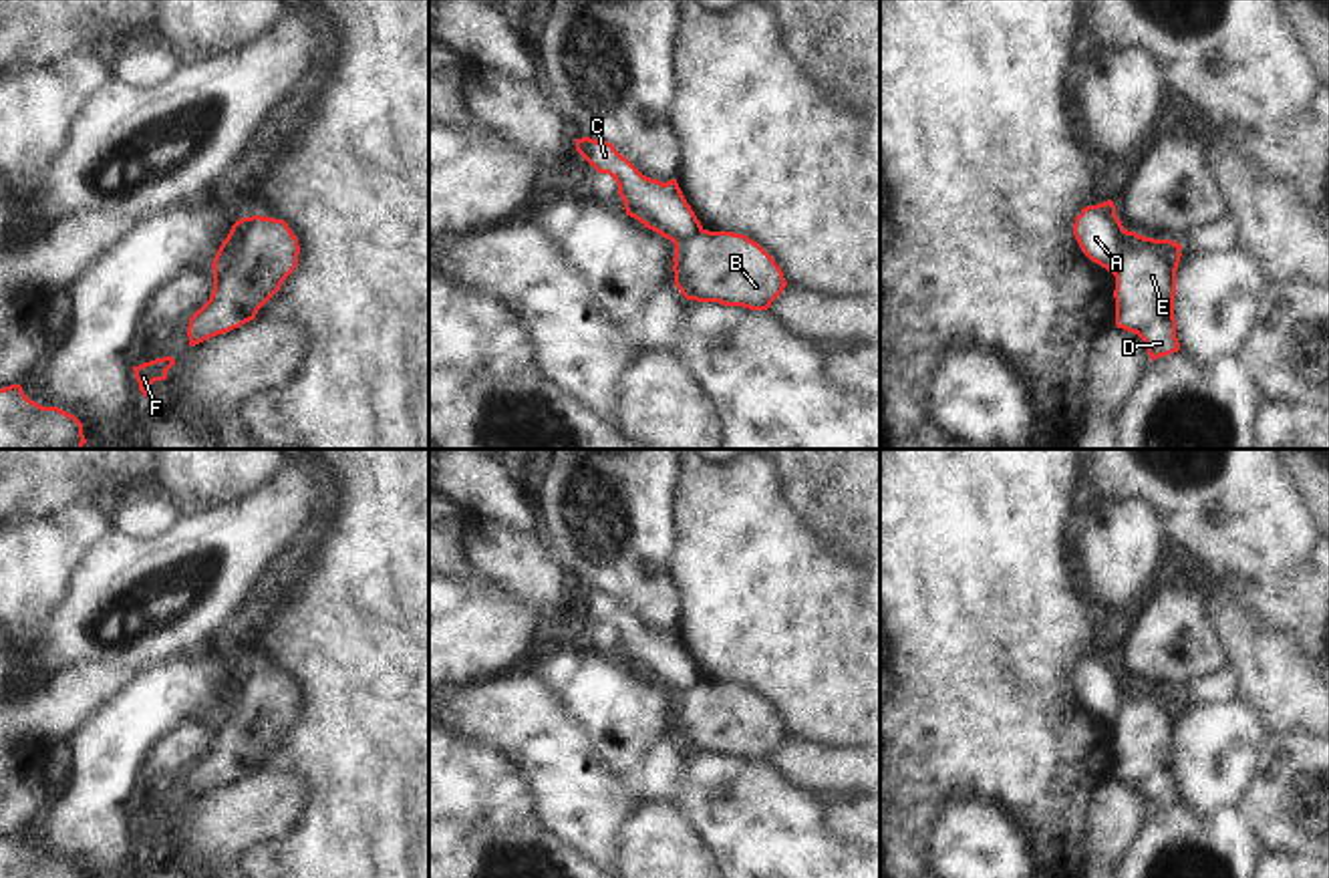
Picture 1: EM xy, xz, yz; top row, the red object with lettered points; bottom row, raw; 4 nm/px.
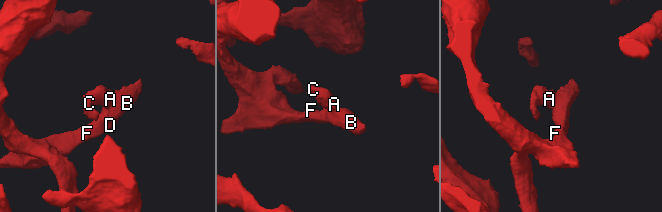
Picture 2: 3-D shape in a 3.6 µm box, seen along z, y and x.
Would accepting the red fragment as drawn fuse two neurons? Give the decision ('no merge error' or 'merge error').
merge error

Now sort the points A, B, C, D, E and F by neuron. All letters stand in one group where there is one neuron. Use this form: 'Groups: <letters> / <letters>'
Groups: A C / B D E F.

